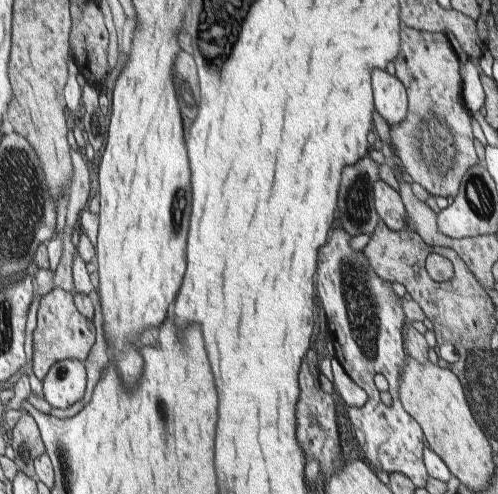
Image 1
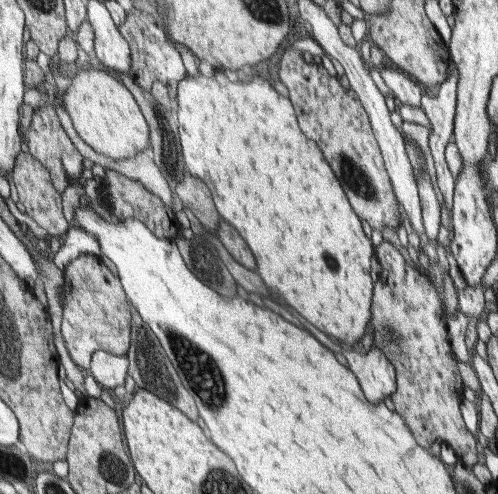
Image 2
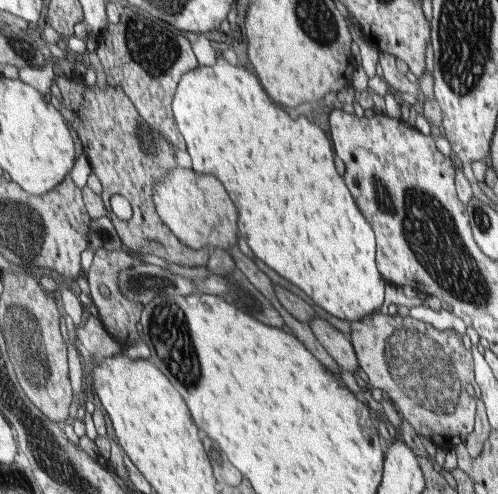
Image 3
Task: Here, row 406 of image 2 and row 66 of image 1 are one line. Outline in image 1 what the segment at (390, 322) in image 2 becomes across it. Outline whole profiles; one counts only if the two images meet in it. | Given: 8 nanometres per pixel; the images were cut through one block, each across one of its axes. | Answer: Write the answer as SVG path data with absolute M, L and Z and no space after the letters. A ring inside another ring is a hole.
M401 24L401 52L393 64L395 76L407 86L409 110L405 120L411 122L411 132L403 122L389 126L401 170L409 182L421 184L431 196L455 196L465 172L479 162L471 142L471 112L461 96L459 58L445 34L417 32Z

